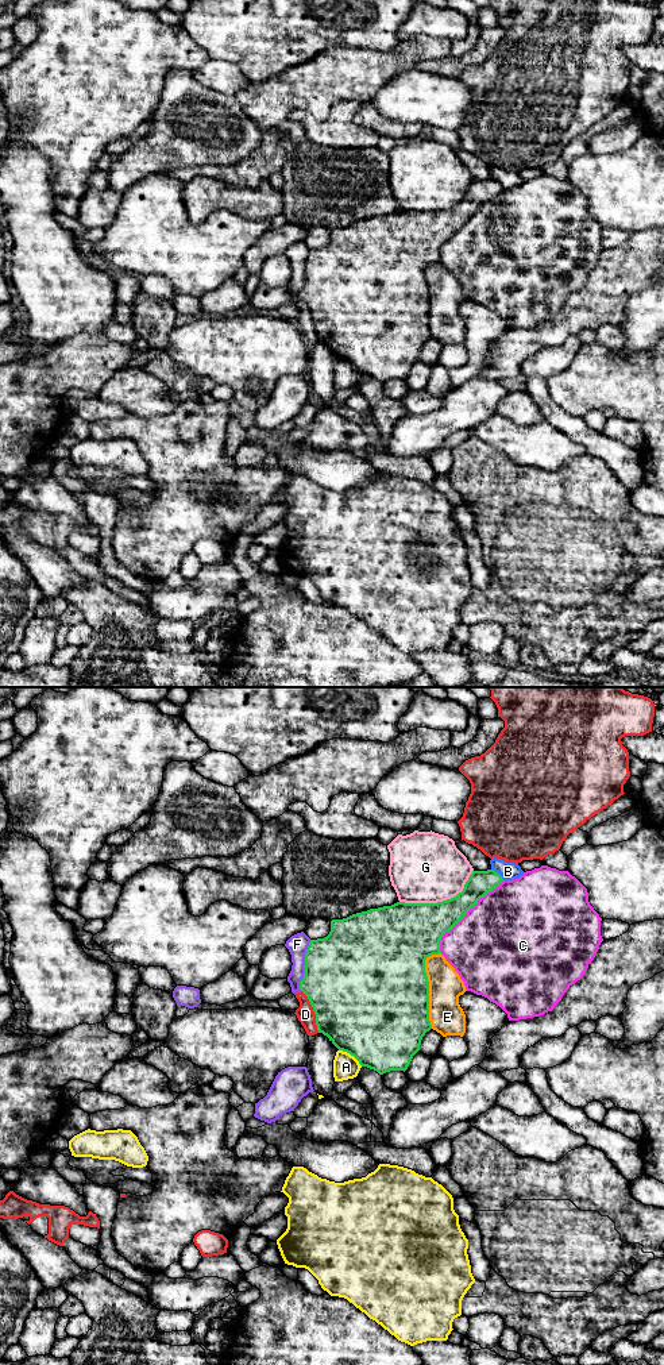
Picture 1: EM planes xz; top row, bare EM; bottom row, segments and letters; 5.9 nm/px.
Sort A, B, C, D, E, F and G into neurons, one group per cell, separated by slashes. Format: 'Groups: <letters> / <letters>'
Groups: A / B / C / D / E / F / G

